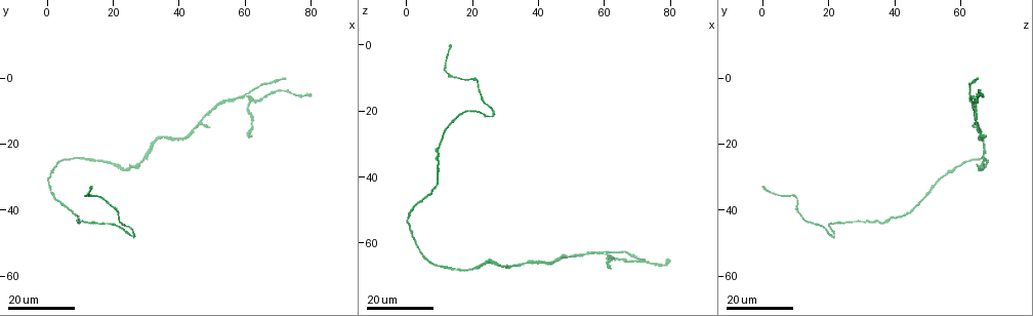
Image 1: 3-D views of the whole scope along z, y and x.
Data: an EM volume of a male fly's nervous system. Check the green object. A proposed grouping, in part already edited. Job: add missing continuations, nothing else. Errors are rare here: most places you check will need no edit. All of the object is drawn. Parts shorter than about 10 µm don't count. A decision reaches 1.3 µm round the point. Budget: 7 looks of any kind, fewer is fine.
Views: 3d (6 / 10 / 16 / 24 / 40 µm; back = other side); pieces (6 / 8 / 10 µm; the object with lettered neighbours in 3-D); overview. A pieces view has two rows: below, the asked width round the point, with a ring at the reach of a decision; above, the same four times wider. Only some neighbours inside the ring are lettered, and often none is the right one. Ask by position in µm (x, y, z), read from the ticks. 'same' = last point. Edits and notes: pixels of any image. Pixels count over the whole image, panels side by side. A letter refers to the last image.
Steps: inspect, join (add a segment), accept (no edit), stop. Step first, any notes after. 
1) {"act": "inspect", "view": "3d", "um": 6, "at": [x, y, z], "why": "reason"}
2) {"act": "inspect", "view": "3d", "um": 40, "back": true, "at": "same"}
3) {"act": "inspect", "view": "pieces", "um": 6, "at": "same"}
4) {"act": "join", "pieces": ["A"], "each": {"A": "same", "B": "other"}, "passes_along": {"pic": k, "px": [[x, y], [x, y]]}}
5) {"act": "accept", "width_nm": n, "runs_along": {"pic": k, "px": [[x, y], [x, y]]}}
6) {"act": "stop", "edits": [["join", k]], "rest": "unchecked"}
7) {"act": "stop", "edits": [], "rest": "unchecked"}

{"act": "inspect", "view": "3d", "um": 16, "at": [13.0, 33.0, 0.0], "why": "free end"}

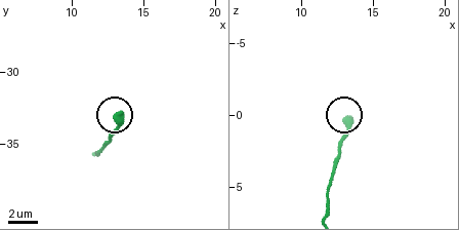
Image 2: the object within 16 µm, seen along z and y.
{"act": "inspect", "view": "pieces", "um": 10, "at": [13.2, 33.0, 0.4], "why": "see the neighbours"}

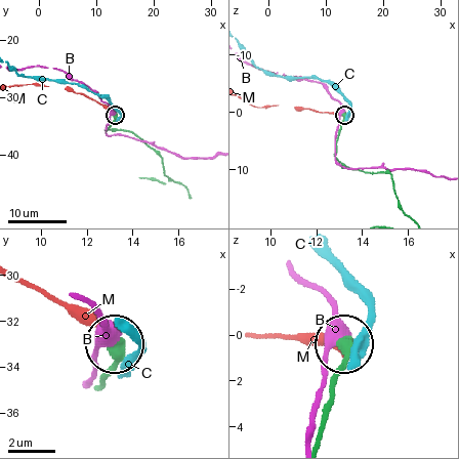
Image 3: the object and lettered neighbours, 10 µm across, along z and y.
{"act": "accept", "each": {"B": "other", "C": "other", "M": "other"}, "runs_along": {"pic": 3, "px": [[318, 434], [343, 348]]}, "found": "no lettered segment goes on from it"}

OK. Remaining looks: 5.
{"act": "inspect", "view": "3d", "um": 16, "at": [62.5, 17.5, 68.5], "why": "branch stops here"}

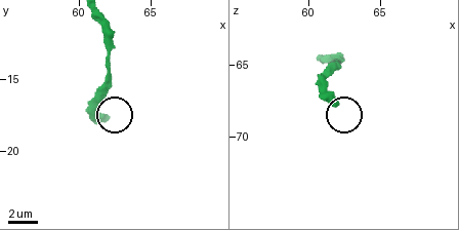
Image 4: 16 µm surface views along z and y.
{"act": "inspect", "view": "pieces", "um": 8, "at": [62.0, 18.0, 67.6]}

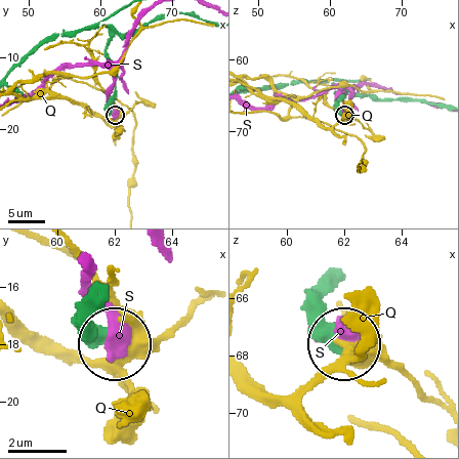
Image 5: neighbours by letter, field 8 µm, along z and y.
{"act": "accept", "each": {"Q": "other", "S": "other"}, "runs_along": {"pic": 5, "px": [[94, 297], [87, 313], [114, 339]]}, "found": "none of them fits"}

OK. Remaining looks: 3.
{"act": "inspect", "view": "3d", "um": 16, "at": [80.0, 5.5, 65.5], "why": "long arm stops here"}

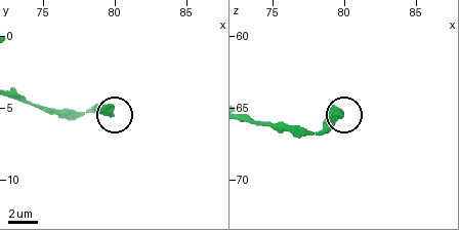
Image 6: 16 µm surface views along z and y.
{"act": "inspect", "view": "pieces", "um": 10, "at": [79.6, 5.0, 65.2], "why": "see the neighbours"}

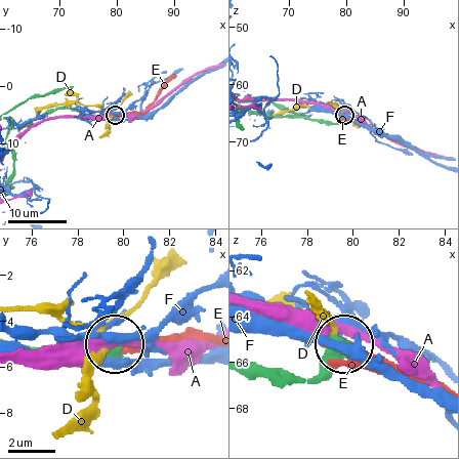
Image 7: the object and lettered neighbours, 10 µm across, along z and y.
{"act": "accept", "width_nm": 540, "each": {"A": "other", "D": "other", "E": "other", "F": "other"}, "found": "none of them fits"}

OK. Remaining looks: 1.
{"act": "stop", "edits": [], "rest": "unchecked"}

